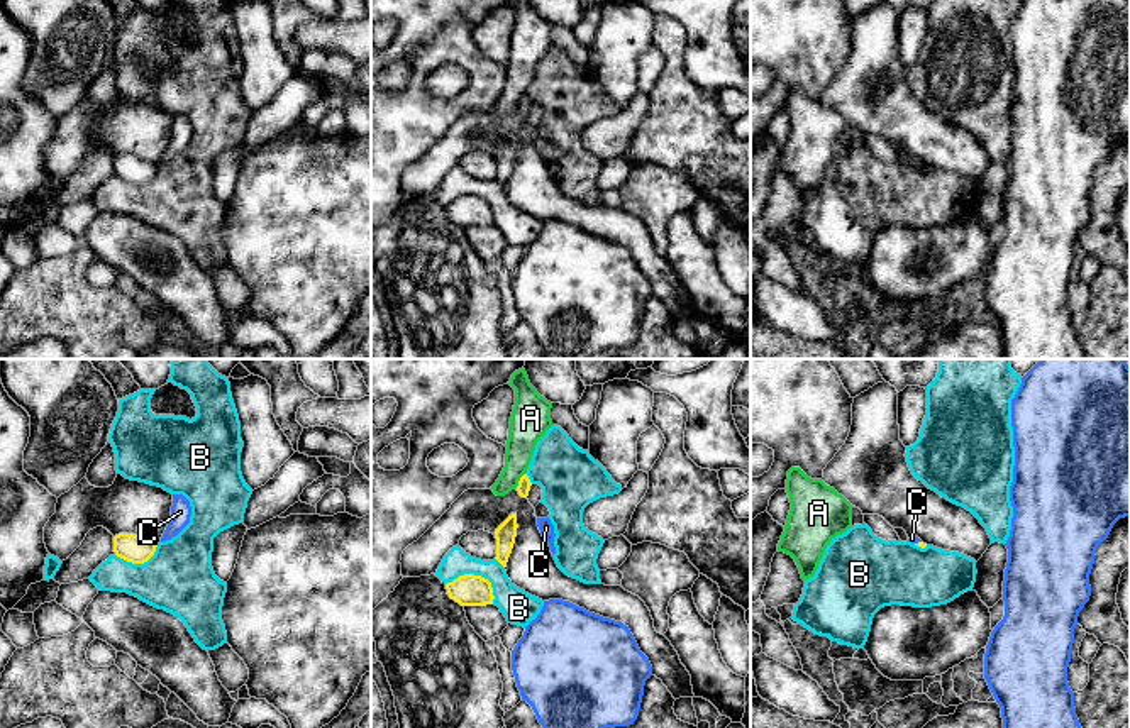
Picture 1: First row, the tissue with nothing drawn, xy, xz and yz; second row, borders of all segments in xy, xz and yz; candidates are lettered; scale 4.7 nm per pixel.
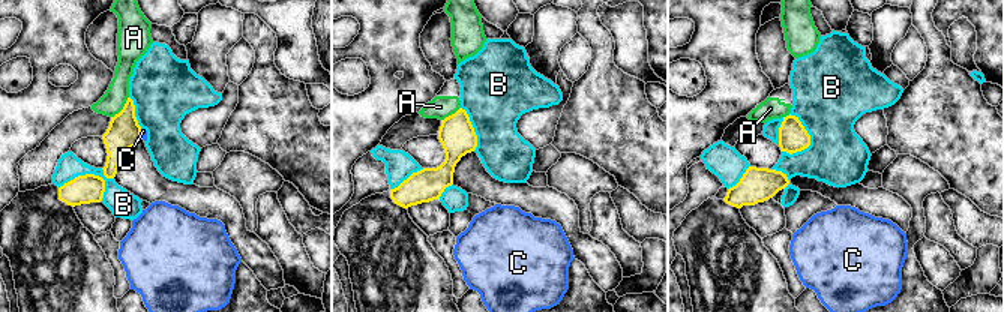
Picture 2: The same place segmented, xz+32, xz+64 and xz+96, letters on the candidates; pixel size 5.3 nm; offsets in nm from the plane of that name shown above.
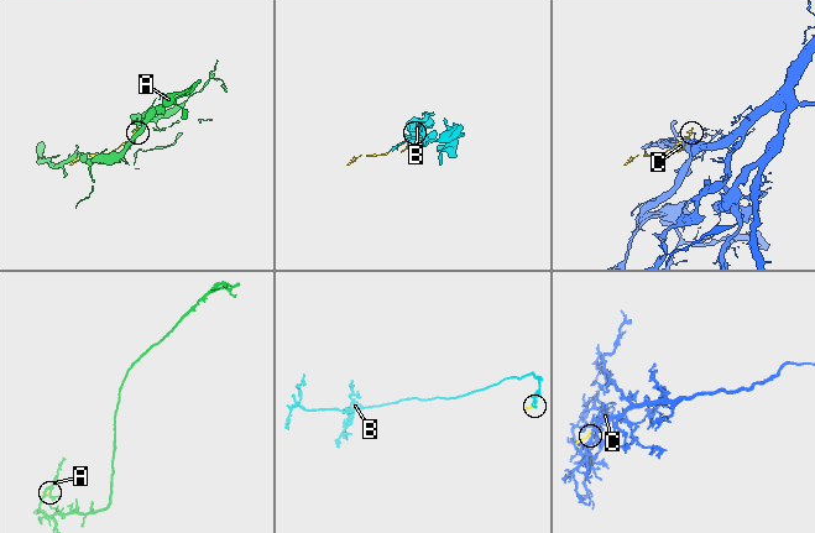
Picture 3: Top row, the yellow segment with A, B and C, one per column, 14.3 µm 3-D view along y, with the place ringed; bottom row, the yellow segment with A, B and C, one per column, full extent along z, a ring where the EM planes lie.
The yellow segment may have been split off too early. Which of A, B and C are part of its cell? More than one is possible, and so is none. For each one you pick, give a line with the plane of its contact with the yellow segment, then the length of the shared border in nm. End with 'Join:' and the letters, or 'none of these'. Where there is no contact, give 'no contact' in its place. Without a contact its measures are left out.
Join: none of these

